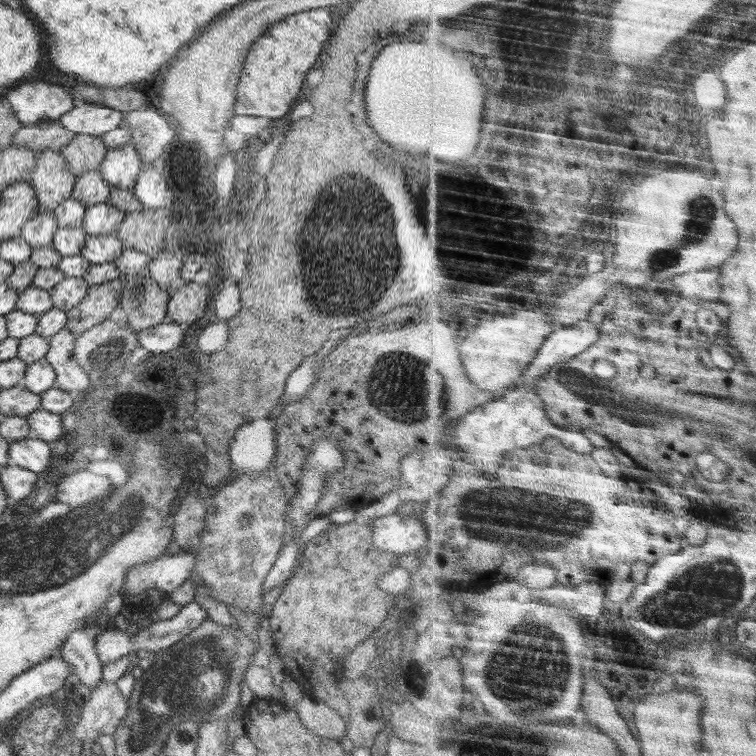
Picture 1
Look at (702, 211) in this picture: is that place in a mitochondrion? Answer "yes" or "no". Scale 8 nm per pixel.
yes

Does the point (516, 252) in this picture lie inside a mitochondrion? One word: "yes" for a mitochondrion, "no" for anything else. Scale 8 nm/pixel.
yes

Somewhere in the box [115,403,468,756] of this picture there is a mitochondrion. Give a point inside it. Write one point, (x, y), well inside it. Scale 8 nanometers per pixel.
(149, 719)

